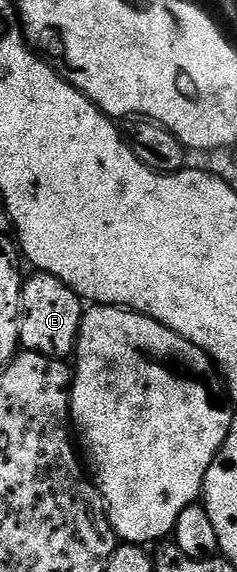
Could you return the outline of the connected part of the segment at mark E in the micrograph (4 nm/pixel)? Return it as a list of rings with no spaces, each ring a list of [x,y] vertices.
[[[36,272],[23,281],[20,310],[20,343],[27,351],[57,358],[68,358],[75,353],[86,308],[70,286],[50,274]]]

